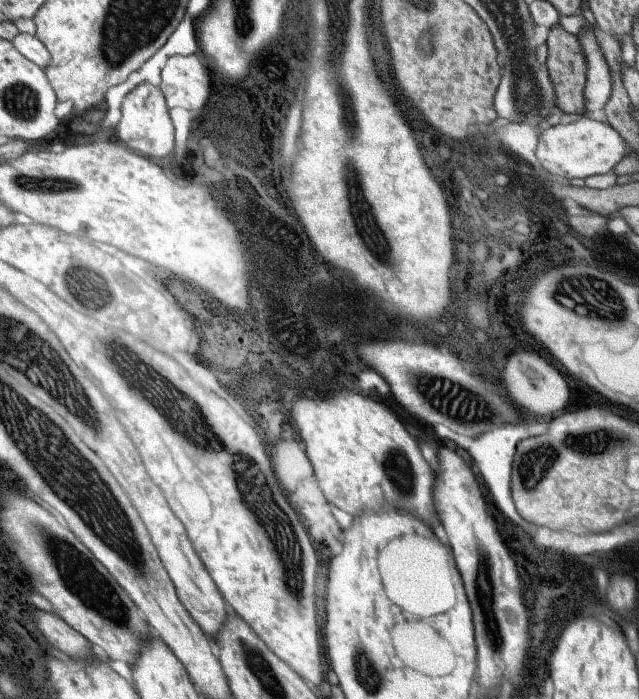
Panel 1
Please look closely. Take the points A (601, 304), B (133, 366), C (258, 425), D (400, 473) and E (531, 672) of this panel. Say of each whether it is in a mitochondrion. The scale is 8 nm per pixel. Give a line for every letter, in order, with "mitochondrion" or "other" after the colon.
A: mitochondrion
B: mitochondrion
C: other
D: mitochondrion
E: other

